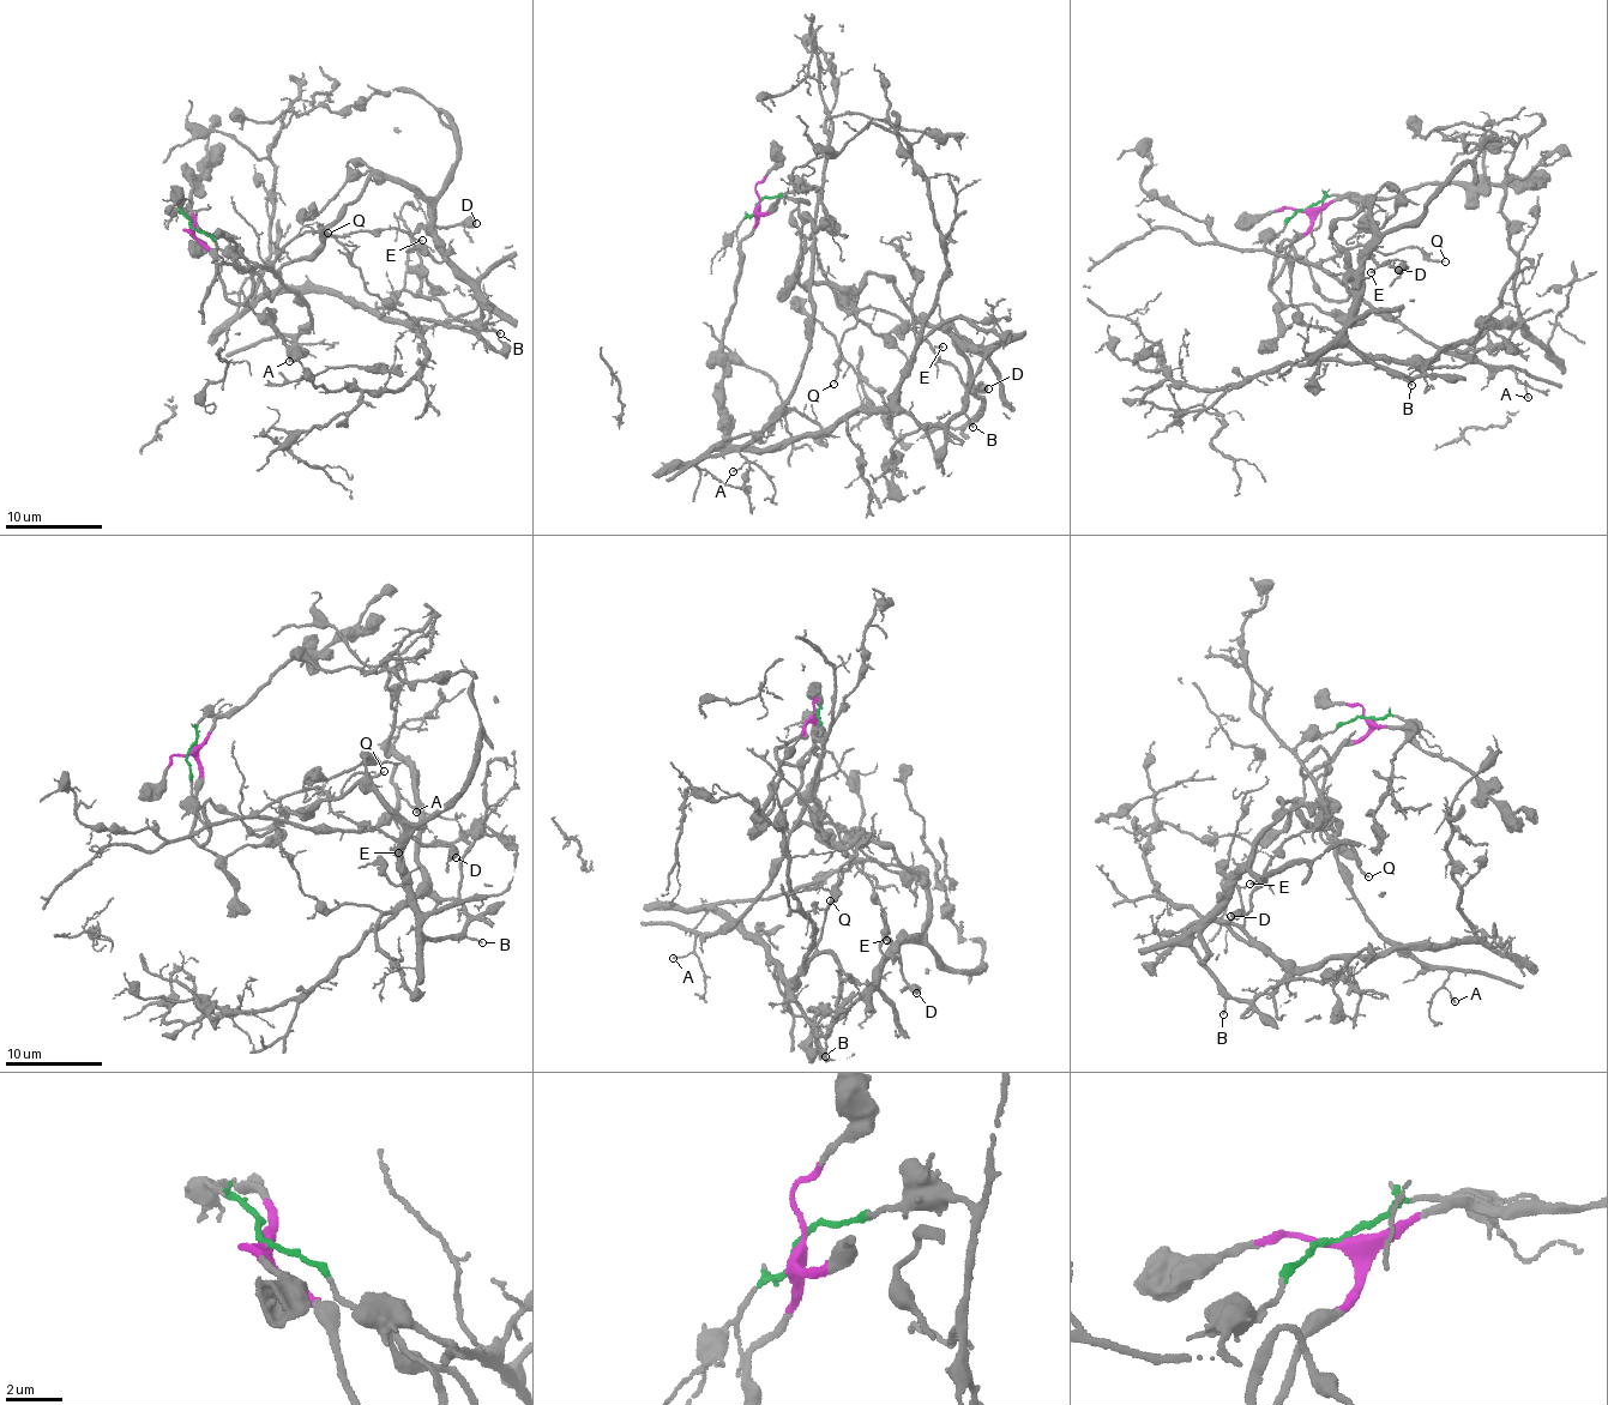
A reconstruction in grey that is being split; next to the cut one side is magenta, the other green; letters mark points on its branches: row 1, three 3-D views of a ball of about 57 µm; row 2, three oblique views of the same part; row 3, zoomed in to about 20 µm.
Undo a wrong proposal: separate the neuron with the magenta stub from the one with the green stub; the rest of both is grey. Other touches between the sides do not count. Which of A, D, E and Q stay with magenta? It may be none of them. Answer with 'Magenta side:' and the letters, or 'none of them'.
Magenta side: none of them

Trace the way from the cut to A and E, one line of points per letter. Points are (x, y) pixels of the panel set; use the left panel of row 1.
A: (192, 228), (220, 249), (270, 266), (302, 297), (313, 317), (282, 338), (294, 344), (289, 361)
E: (192, 228), (211, 235), (220, 249), (240, 251), (254, 263), (271, 266), (301, 234), (403, 229), (422, 241)

